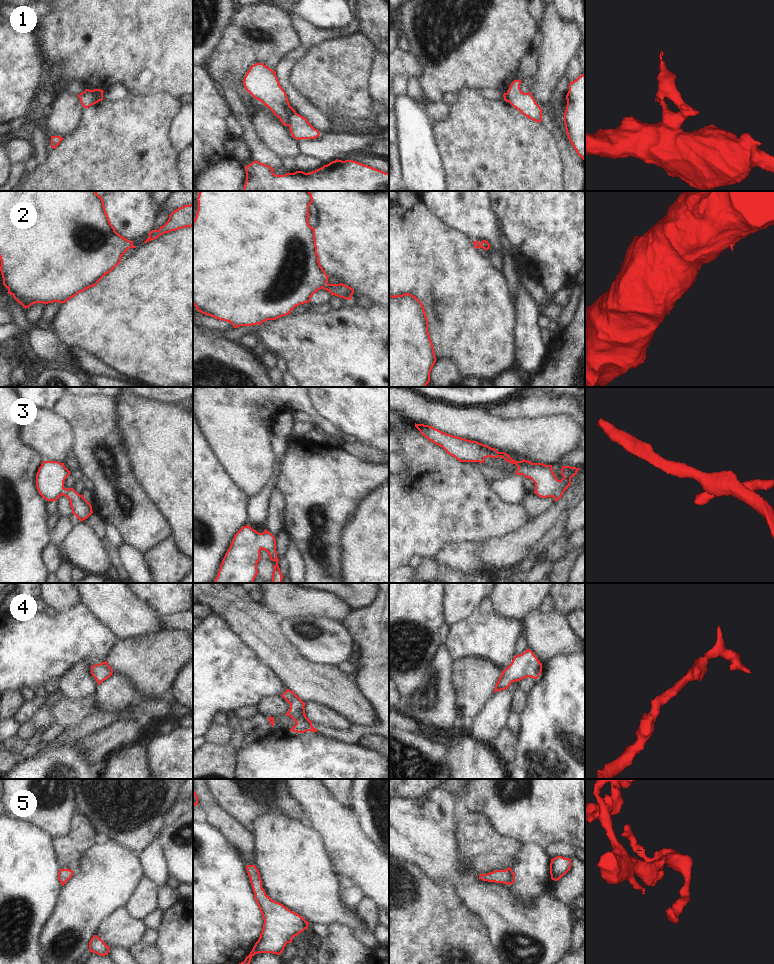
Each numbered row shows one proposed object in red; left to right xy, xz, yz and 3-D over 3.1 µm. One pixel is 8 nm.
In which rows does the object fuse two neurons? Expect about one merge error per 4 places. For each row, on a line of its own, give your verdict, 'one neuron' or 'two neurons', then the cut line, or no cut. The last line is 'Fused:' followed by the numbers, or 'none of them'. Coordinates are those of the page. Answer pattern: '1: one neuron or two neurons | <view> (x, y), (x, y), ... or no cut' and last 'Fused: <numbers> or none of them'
1: two neurons | xz (295, 112), (290, 118), (288, 125)
2: one neuron | no cut
3: one neuron | no cut
4: one neuron | no cut
5: one neuron | no cut
Fused: 1

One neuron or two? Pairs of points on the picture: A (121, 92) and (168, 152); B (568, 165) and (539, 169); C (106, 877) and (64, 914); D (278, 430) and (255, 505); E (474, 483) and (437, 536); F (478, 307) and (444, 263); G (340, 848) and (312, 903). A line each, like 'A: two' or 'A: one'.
A: two
B: two
C: one
D: one
E: one
F: one
G: two

